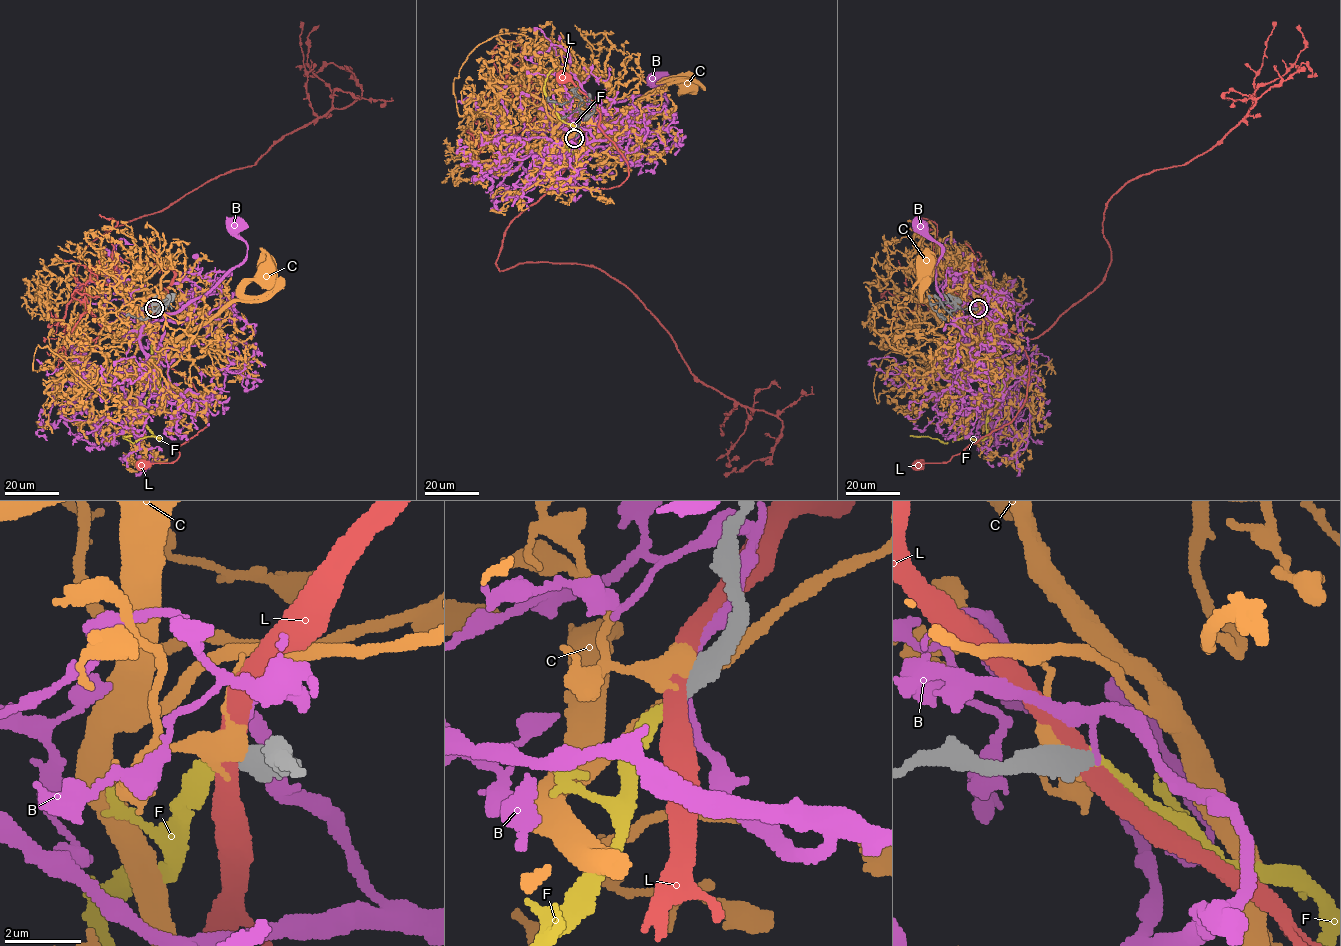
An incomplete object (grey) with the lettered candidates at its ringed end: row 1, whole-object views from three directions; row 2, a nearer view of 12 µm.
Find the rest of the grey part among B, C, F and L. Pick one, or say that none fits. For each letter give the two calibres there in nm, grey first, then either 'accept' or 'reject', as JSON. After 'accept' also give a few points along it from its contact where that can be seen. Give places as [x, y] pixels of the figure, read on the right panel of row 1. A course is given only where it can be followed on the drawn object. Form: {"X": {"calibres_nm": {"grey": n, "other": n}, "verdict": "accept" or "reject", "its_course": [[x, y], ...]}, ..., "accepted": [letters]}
{"B": {"calibres_nm": {"grey": 380, "other": 160}, "verdict": "reject"}, "C": {"calibres_nm": {"grey": 550, "other": 440}, "verdict": "reject"}, "F": {"calibres_nm": {"grey": 380, "other": 260}, "verdict": "accept", "its_course": [[978, 309], [994, 319], [989, 330], [1002, 382], [1000, 389], [989, 391], [986, 436], [944, 443], [910, 436]]}, "L": {"calibres_nm": {"grey": 460, "other": 480}, "verdict": "reject"}, "accepted": ["F"]}

